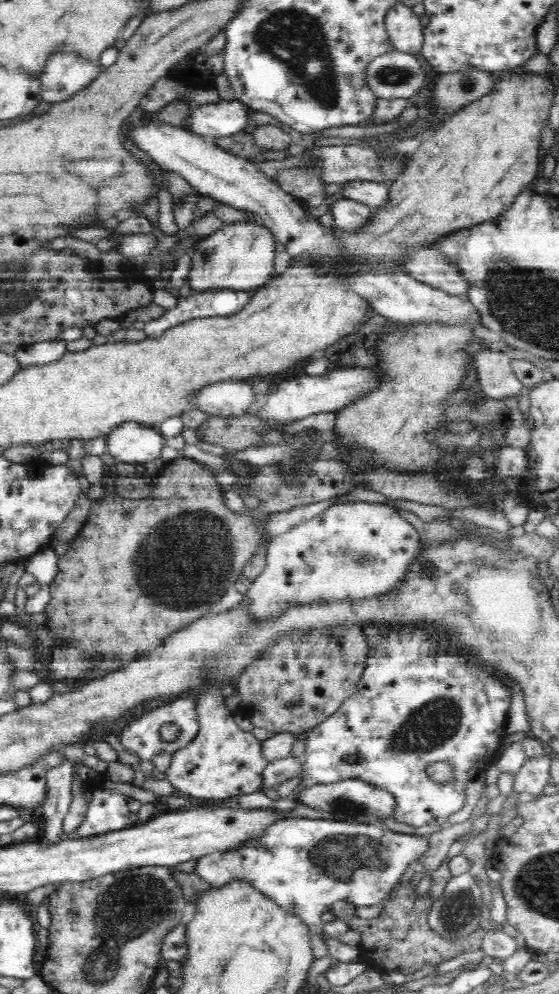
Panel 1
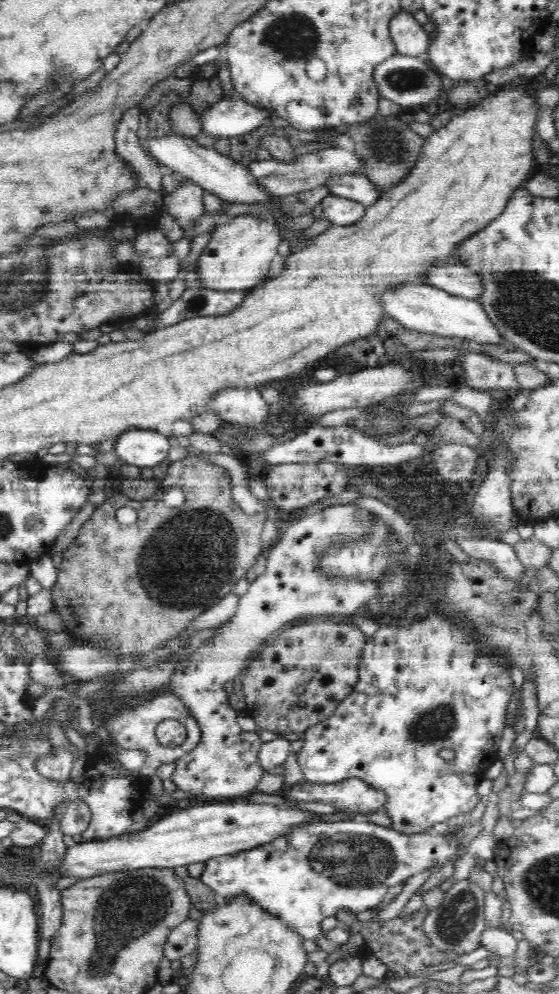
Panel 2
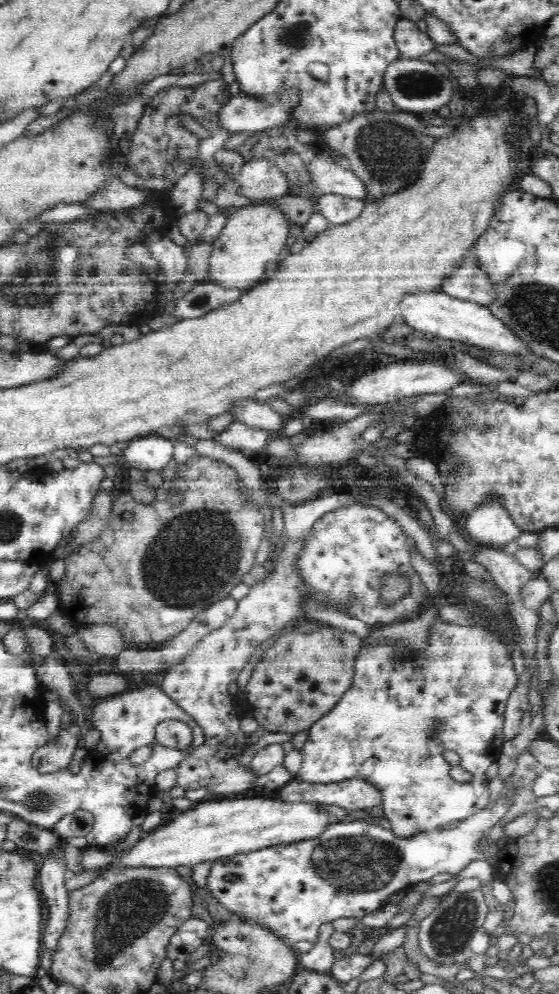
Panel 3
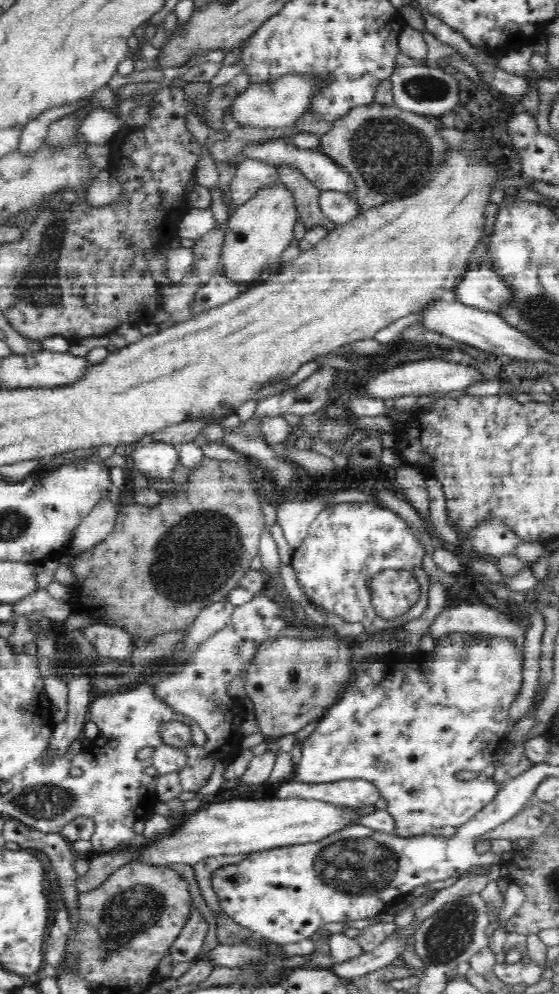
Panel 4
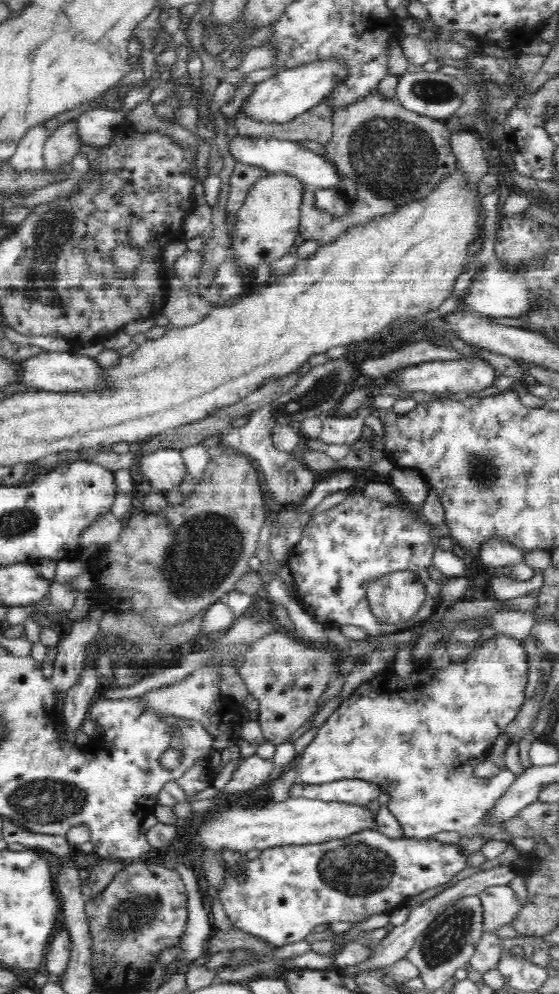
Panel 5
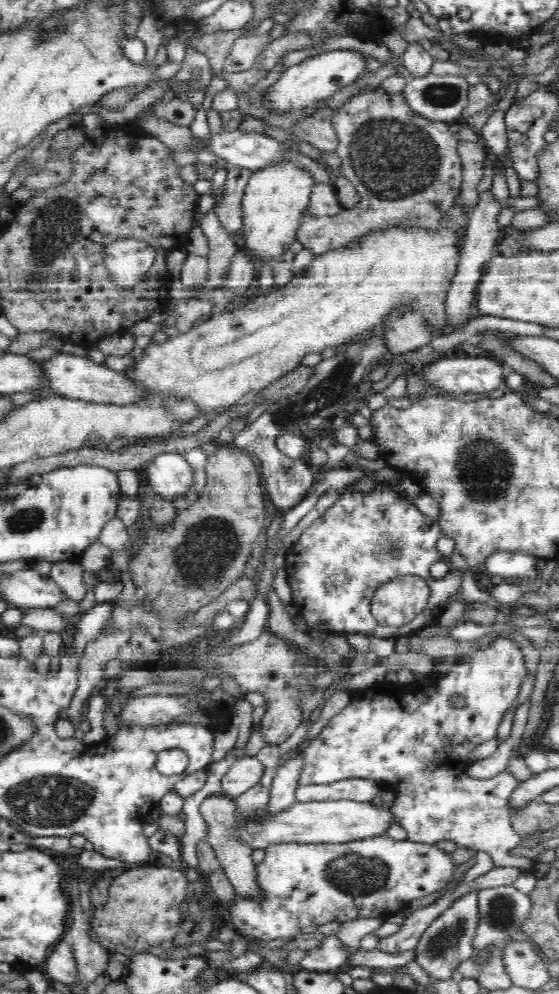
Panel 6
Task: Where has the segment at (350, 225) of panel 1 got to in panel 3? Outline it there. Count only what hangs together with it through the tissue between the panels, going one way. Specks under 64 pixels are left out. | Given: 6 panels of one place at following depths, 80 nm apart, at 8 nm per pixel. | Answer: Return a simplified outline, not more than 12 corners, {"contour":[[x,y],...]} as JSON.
{"contour":[[321,194],[315,209],[329,226],[344,225],[366,202],[342,194]]}

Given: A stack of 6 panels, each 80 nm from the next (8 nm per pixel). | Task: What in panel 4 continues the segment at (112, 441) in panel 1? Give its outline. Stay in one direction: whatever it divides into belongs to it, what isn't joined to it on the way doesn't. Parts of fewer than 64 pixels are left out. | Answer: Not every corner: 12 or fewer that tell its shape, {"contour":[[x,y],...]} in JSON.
{"contour":[[148,440],[131,450],[136,469],[172,481],[180,466],[175,446]]}

